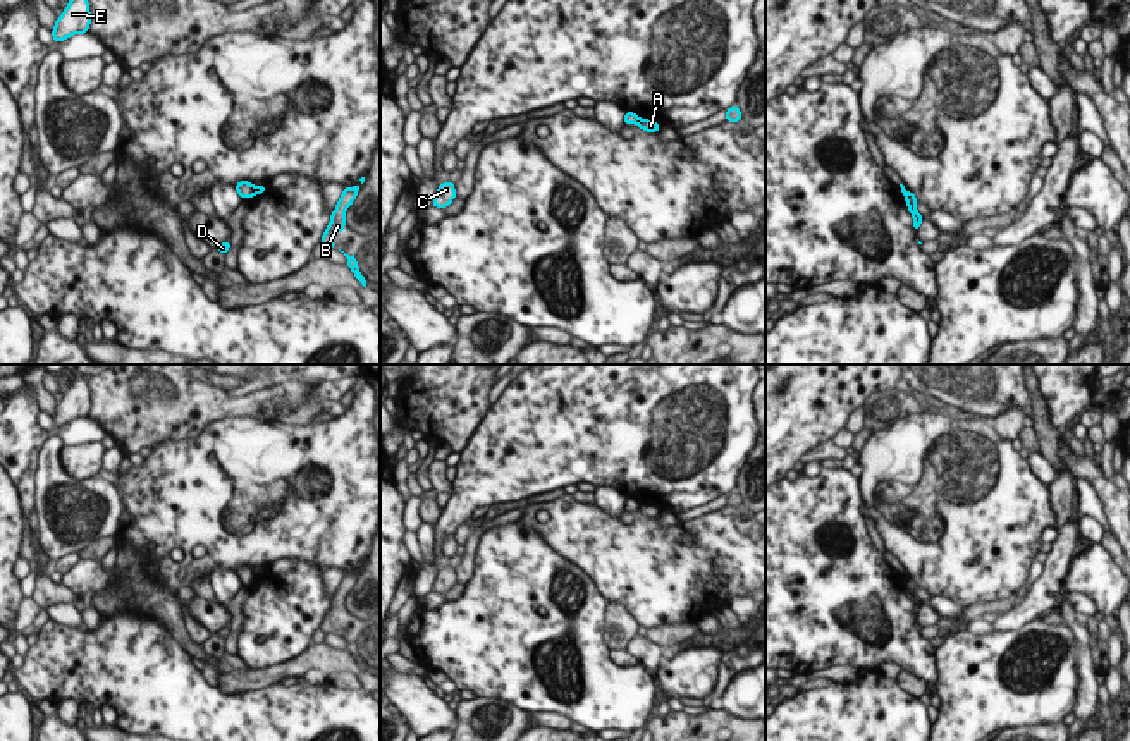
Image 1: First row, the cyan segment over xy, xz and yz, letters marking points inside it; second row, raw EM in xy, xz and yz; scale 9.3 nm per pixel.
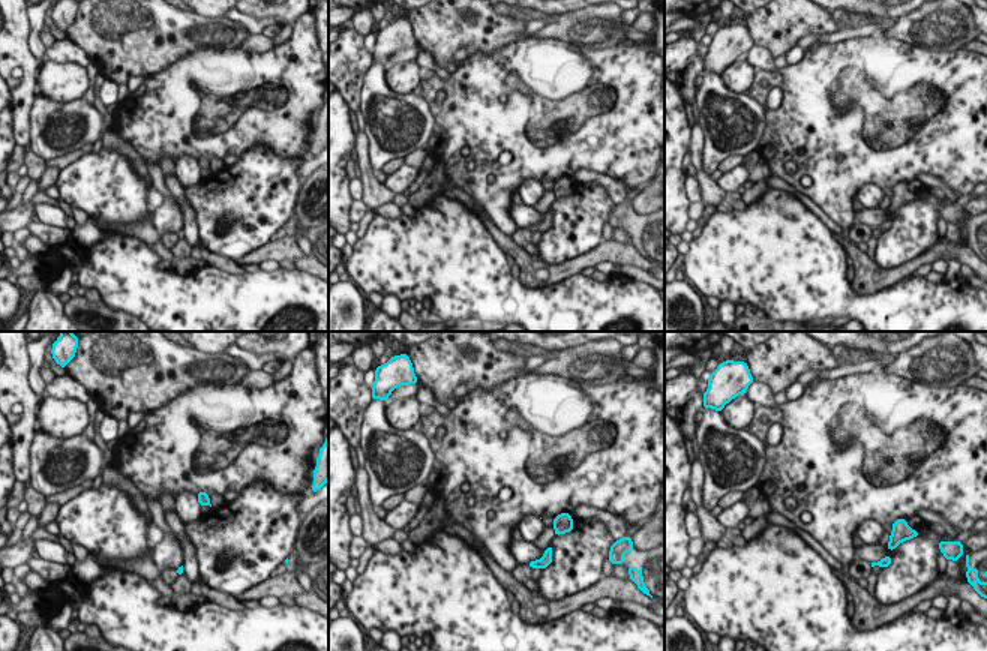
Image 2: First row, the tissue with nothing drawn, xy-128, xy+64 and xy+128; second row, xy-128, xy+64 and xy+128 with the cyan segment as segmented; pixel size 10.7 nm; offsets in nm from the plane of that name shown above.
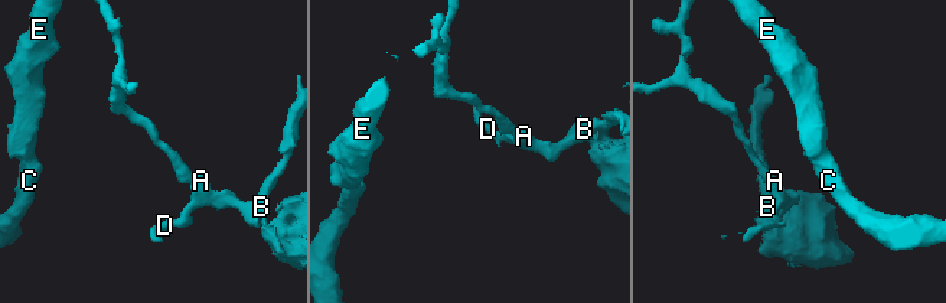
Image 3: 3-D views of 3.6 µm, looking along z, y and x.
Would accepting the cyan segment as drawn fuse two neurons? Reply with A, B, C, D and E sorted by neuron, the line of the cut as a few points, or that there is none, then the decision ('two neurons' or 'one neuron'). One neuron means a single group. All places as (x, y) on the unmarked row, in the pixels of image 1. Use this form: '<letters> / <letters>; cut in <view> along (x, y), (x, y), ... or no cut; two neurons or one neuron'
A B D / C E; cut in xy along (258, 573), (255, 578); two neurons

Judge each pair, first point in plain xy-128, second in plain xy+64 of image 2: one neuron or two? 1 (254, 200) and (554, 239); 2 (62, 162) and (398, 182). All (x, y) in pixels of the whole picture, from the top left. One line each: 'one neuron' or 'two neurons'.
1: one neuron
2: two neurons

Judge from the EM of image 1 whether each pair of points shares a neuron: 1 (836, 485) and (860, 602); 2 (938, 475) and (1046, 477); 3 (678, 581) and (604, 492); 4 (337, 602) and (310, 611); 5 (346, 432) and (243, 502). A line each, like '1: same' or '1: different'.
1: same
2: different
3: different
4: different
5: same

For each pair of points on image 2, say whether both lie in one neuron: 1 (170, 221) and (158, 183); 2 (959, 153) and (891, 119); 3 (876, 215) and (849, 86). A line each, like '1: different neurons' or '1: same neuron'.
1: same neuron
2: same neuron
3: different neurons

